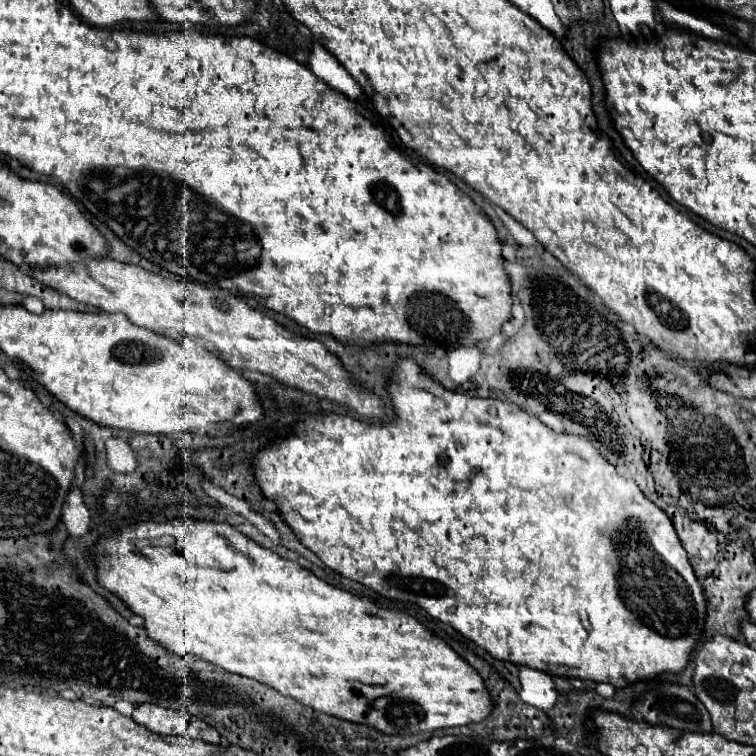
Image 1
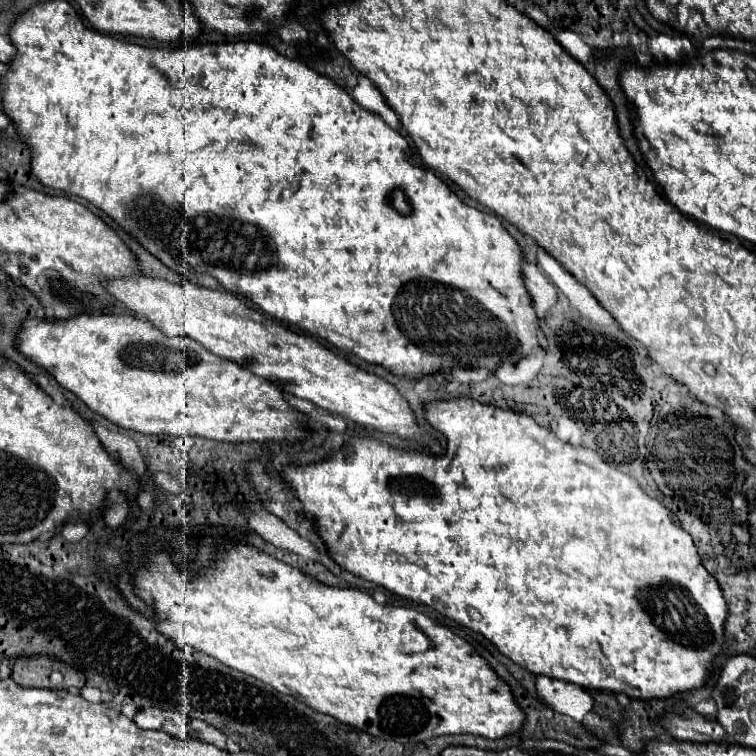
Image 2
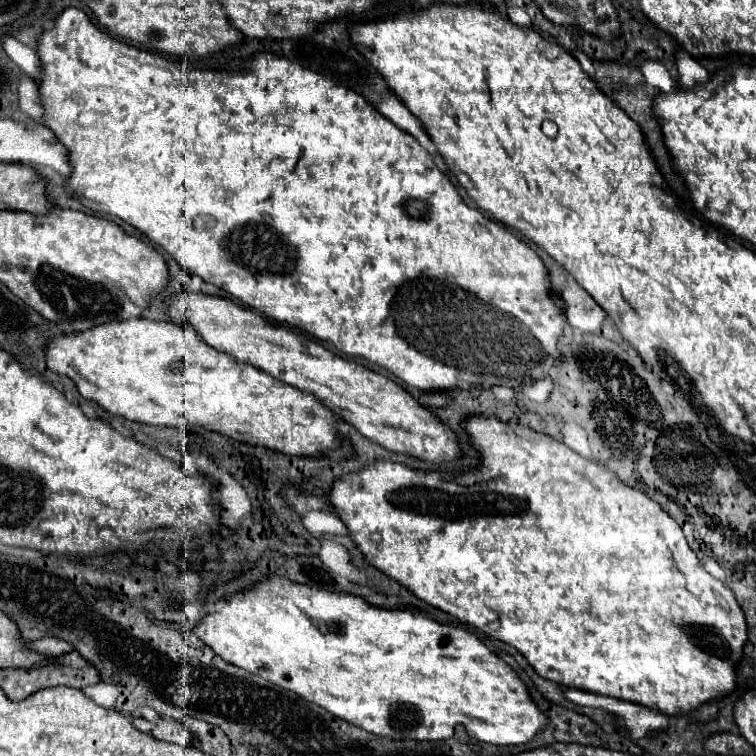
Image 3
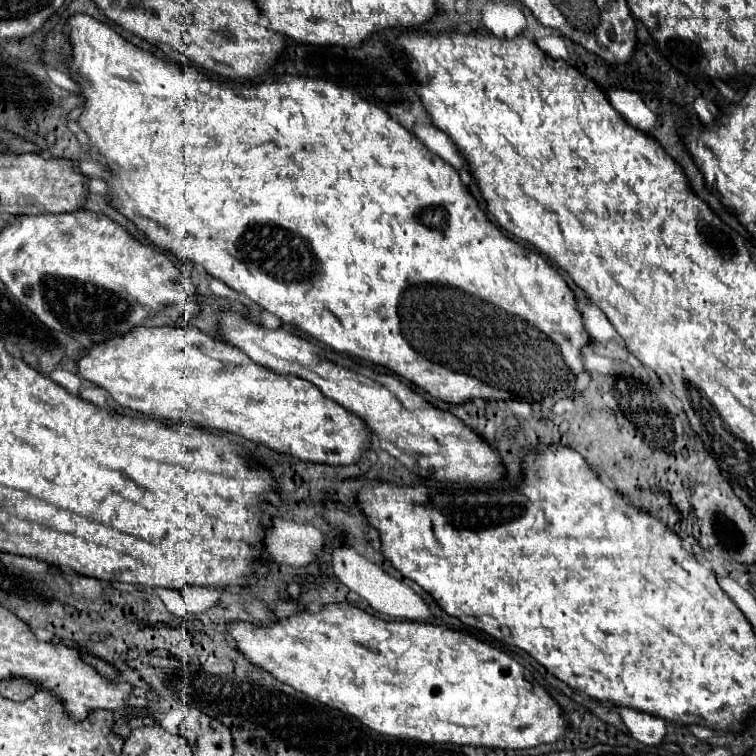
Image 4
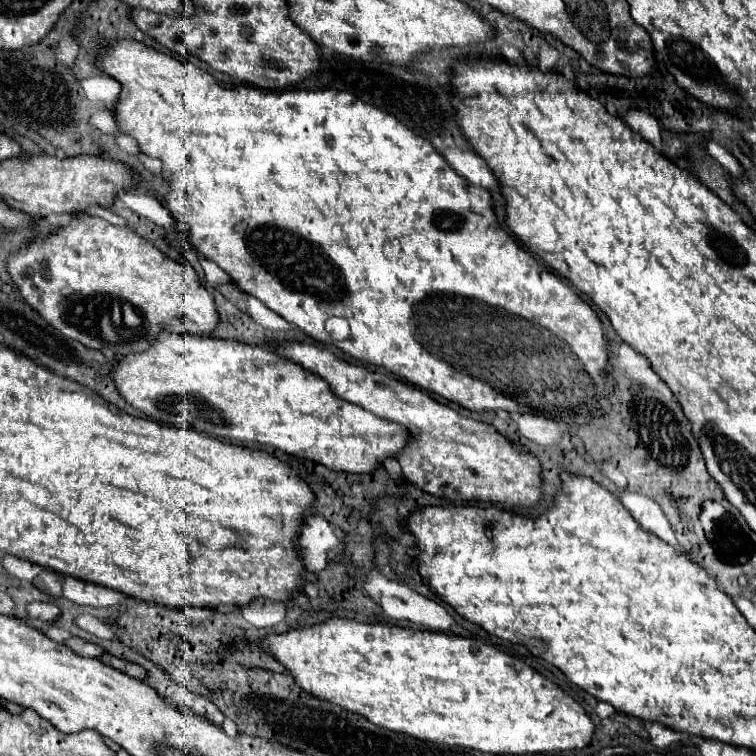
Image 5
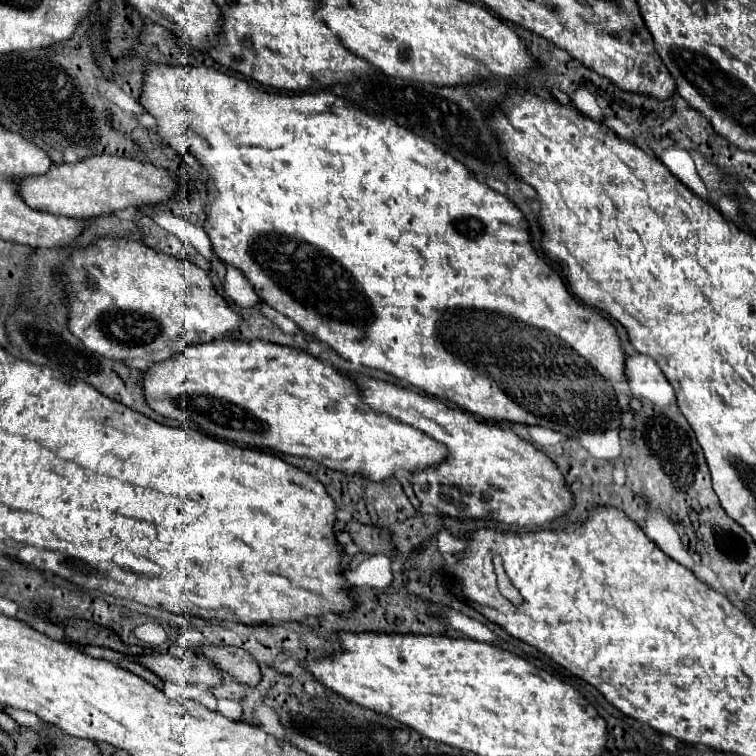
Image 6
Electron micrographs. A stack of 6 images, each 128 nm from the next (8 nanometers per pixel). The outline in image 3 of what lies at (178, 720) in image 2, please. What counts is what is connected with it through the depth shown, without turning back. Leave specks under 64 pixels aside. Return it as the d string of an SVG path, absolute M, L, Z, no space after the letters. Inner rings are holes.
M136 718L134 720L134 728L150 734L156 740L162 742L172 742L178 746L190 746L192 744L192 736L186 728L186 724L180 724L176 720L158 720L158 722L148 722L144 718Z

